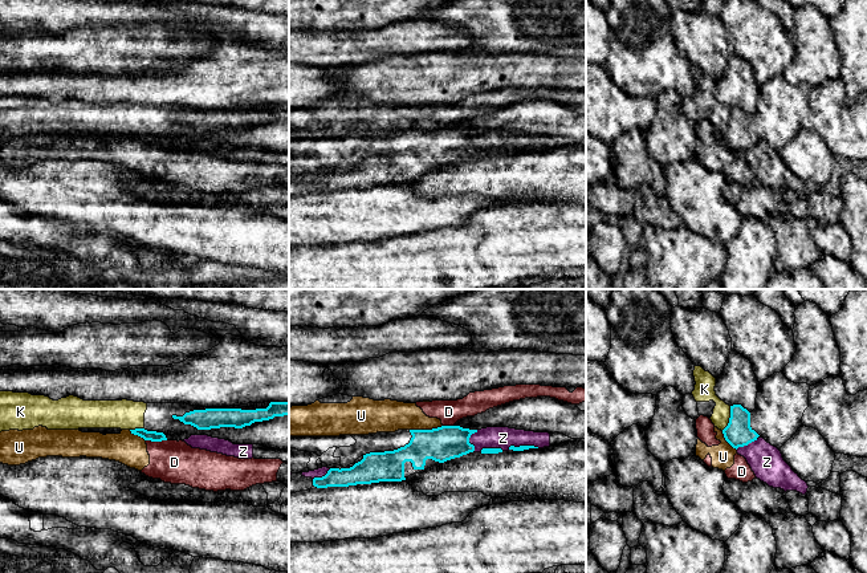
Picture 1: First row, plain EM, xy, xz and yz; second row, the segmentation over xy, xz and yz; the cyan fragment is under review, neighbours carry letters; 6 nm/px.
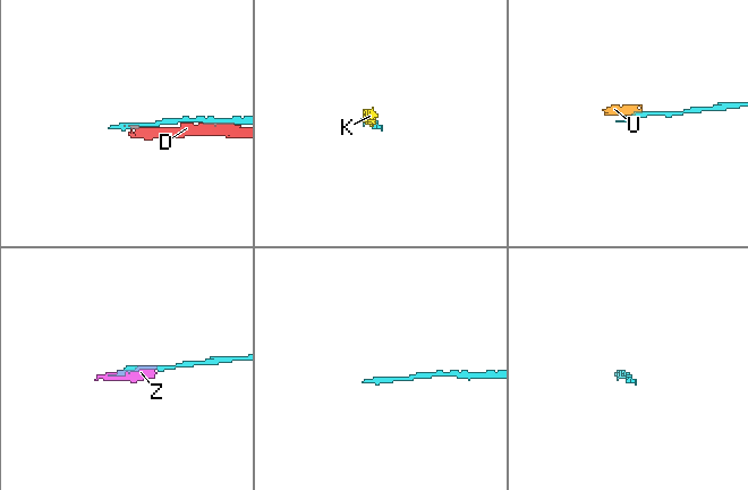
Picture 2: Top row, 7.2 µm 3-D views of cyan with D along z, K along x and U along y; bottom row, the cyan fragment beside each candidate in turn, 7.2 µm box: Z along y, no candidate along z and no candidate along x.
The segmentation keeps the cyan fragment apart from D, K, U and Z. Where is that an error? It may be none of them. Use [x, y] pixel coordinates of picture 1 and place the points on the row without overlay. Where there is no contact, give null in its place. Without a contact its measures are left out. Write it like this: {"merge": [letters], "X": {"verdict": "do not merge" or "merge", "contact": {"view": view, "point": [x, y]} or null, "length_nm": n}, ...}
{"merge": [], "D": {"verdict": "do not merge", "contact": {"view": "xy", "point": [157, 143]}, "length_nm": 130}, "K": {"verdict": "do not merge", "contact": {"view": "yz", "point": [729, 121]}, "length_nm": 160}, "U": {"verdict": "do not merge", "contact": {"view": "xz", "point": [426, 133]}, "length_nm": 200}, "Z": {"verdict": "do not merge", "contact": {"view": "xz", "point": [468, 143]}, "length_nm": 140}}

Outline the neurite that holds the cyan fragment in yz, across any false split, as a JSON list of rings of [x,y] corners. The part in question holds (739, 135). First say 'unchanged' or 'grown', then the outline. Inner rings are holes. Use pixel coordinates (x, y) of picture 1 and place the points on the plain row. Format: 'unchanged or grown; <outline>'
unchanged; [[[741,107],[730,109],[729,126],[722,133],[722,137],[725,143],[736,153],[748,149],[760,139],[750,130],[750,115]]]

